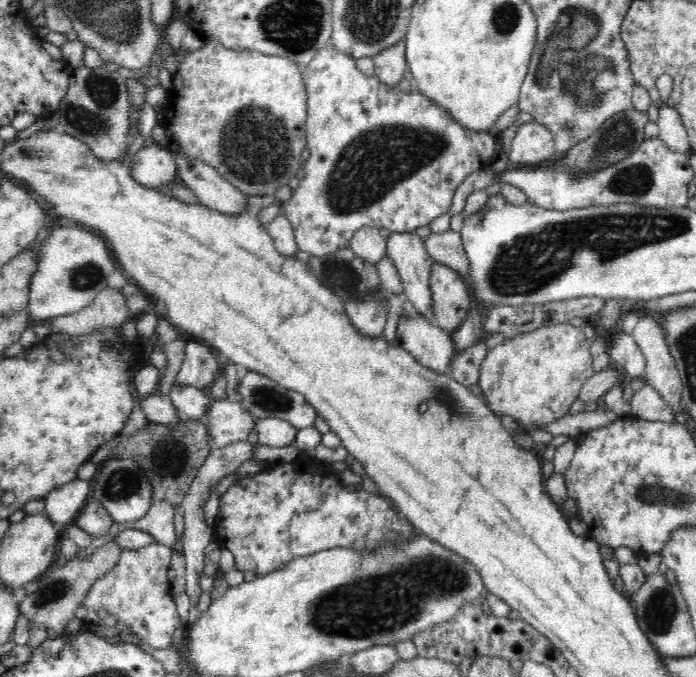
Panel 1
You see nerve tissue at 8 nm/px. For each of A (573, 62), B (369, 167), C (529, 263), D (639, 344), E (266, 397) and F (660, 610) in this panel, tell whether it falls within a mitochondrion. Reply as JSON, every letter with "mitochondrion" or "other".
{"A":"mitochondrion","B":"mitochondrion","C":"mitochondrion","D":"other","E":"mitochondrion","F":"mitochondrion"}

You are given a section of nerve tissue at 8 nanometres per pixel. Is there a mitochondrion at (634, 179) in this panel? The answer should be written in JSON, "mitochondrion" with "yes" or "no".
{"mitochondrion":"yes"}

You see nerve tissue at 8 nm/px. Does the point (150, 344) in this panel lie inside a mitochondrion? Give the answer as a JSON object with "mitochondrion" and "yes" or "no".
{"mitochondrion":"no"}

